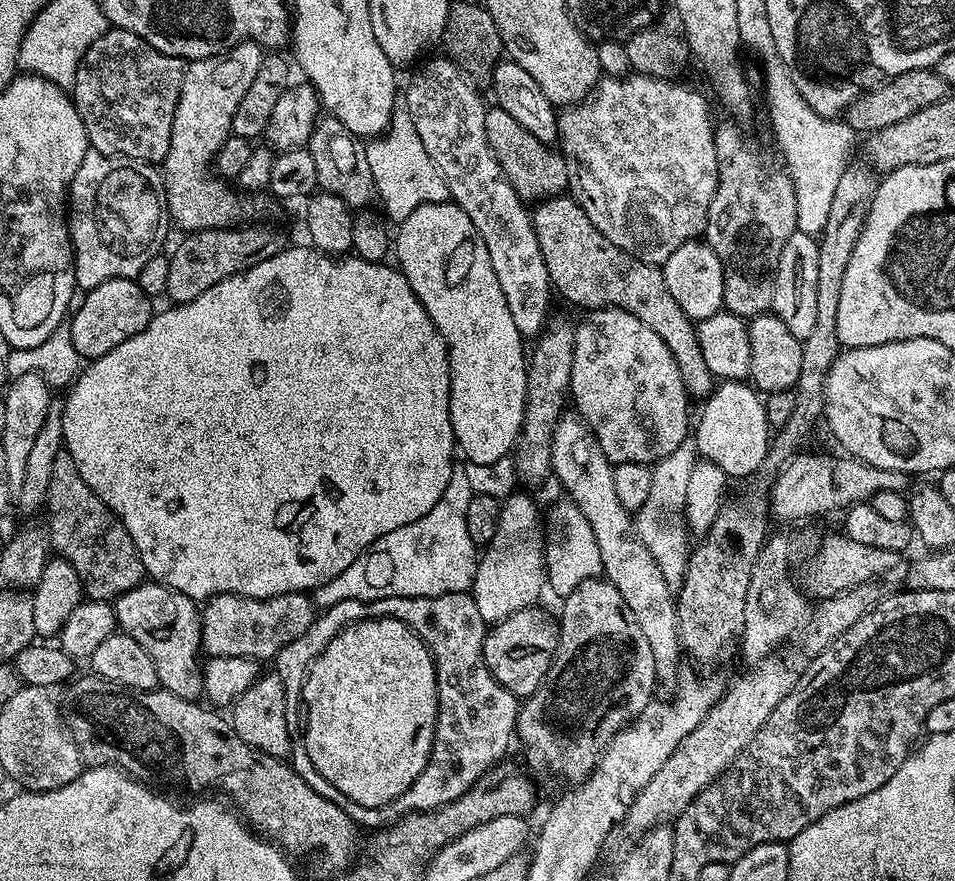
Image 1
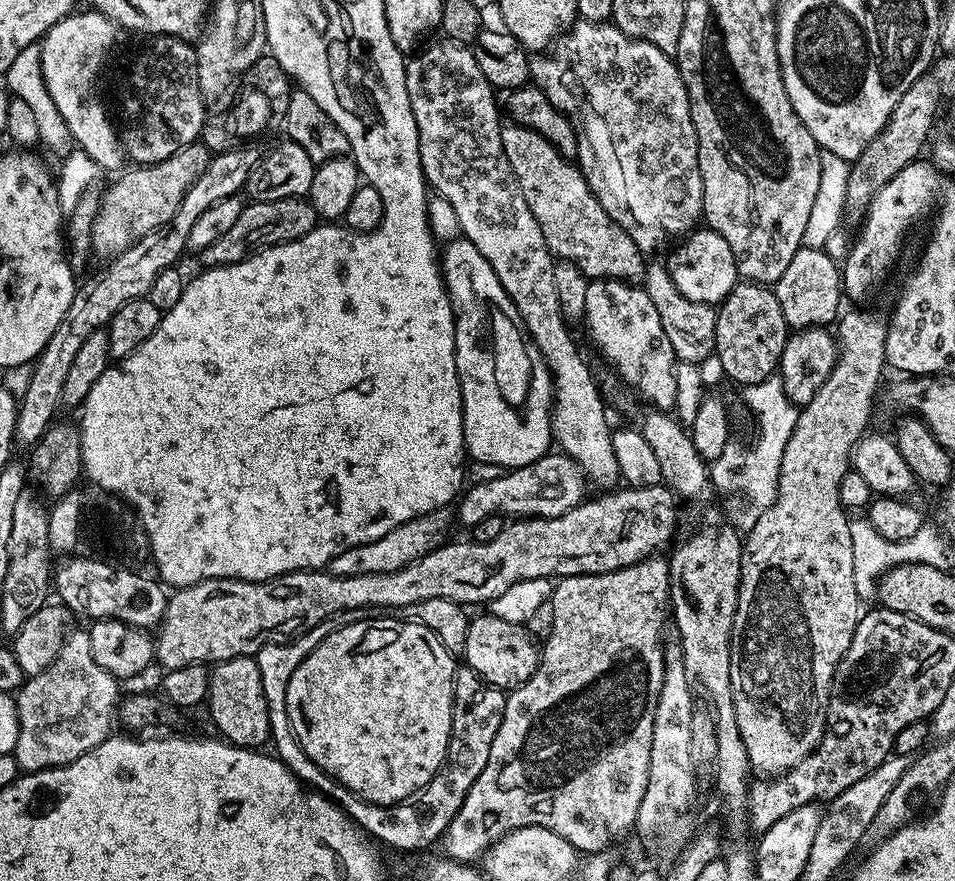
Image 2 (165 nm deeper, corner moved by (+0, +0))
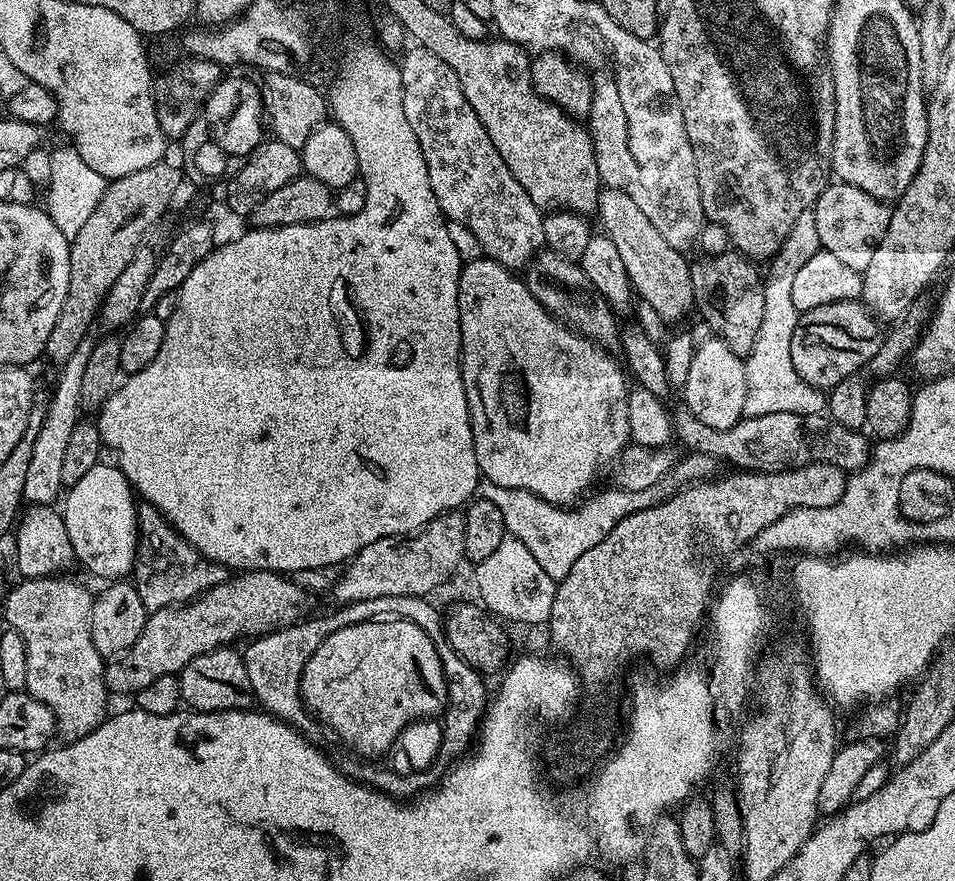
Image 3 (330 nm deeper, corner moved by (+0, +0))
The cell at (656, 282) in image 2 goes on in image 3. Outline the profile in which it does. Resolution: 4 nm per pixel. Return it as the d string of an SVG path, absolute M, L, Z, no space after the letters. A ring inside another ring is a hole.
M601 187L600 197L595 215L600 216L603 235L609 236L626 265L626 274L630 278L635 293L643 303L648 304L665 320L680 320L688 311L693 311L692 269L689 257L685 253L674 250L658 230L654 230L654 222L642 214L642 206L617 188Z

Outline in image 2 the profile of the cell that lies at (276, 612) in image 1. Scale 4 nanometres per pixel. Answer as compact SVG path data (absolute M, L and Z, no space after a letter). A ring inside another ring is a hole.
M663 482L641 488L624 486L616 491L605 491L600 494L604 496L596 496L593 500L592 497L586 498L578 506L566 510L566 514L558 514L554 518L513 519L505 523L502 534L491 542L441 543L420 560L386 574L333 576L327 570L309 570L287 572L272 580L203 580L194 586L175 589L168 596L168 605L154 636L155 663L167 670L191 664L208 666L235 656L255 657L262 646L284 644L318 626L318 622L326 622L334 614L346 610L399 610L426 598L446 598L461 606L484 606L488 601L506 594L506 590L520 580L581 576L584 572L616 572L619 568L634 566L653 554L663 553L663 548L667 549L673 543L672 535L676 532L676 493Z

